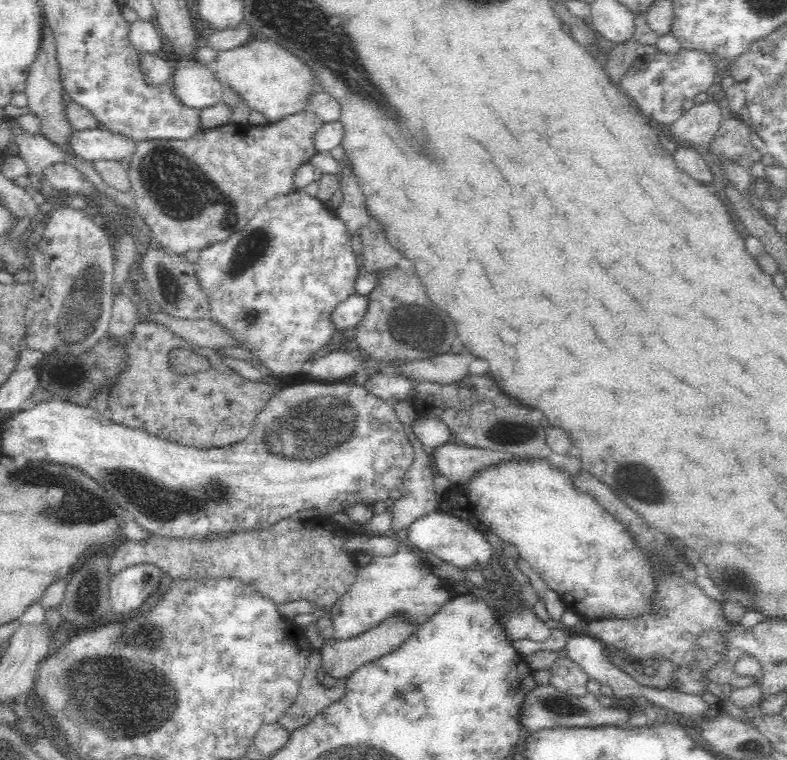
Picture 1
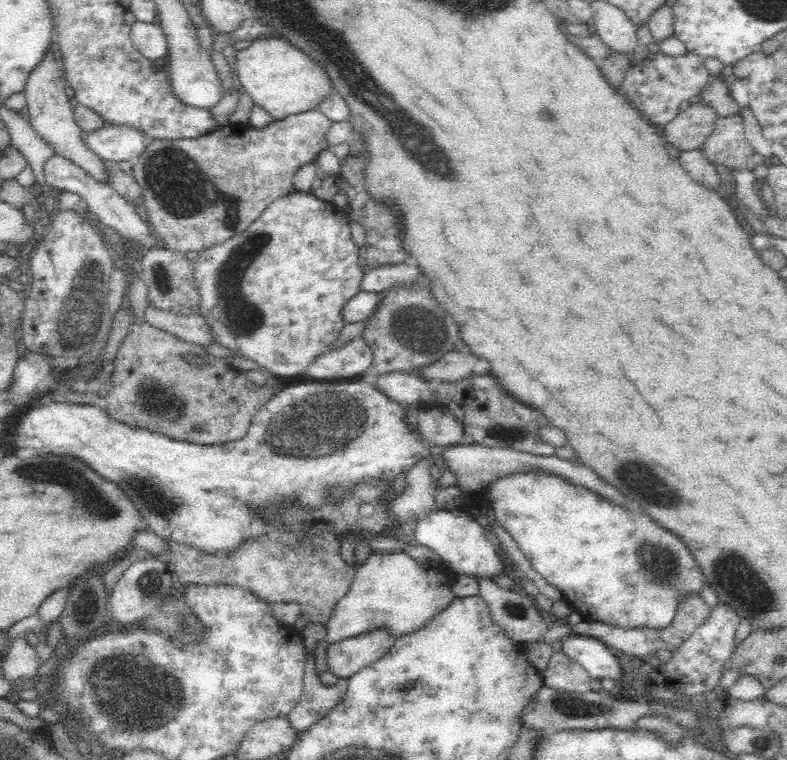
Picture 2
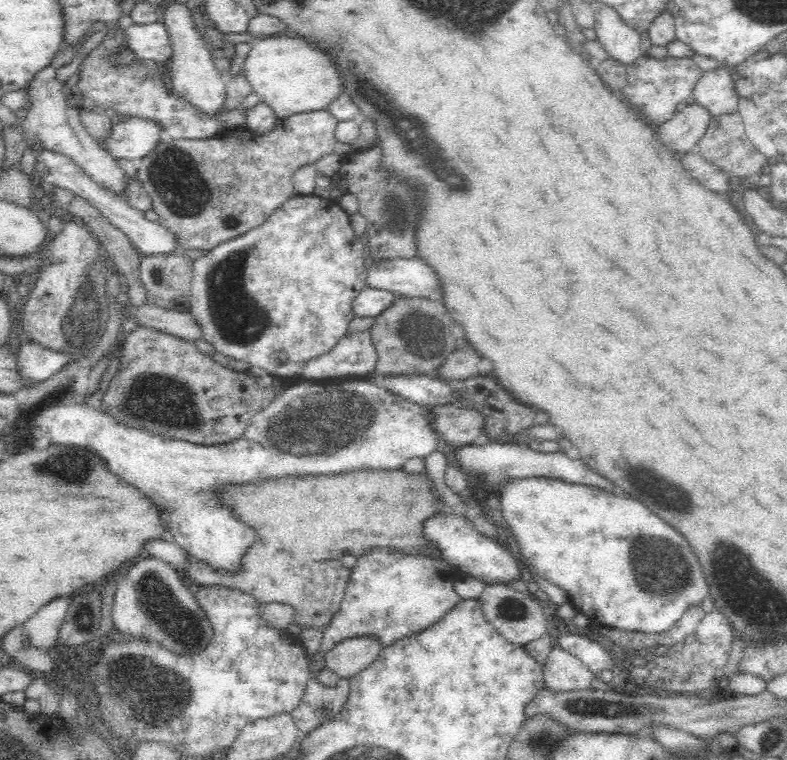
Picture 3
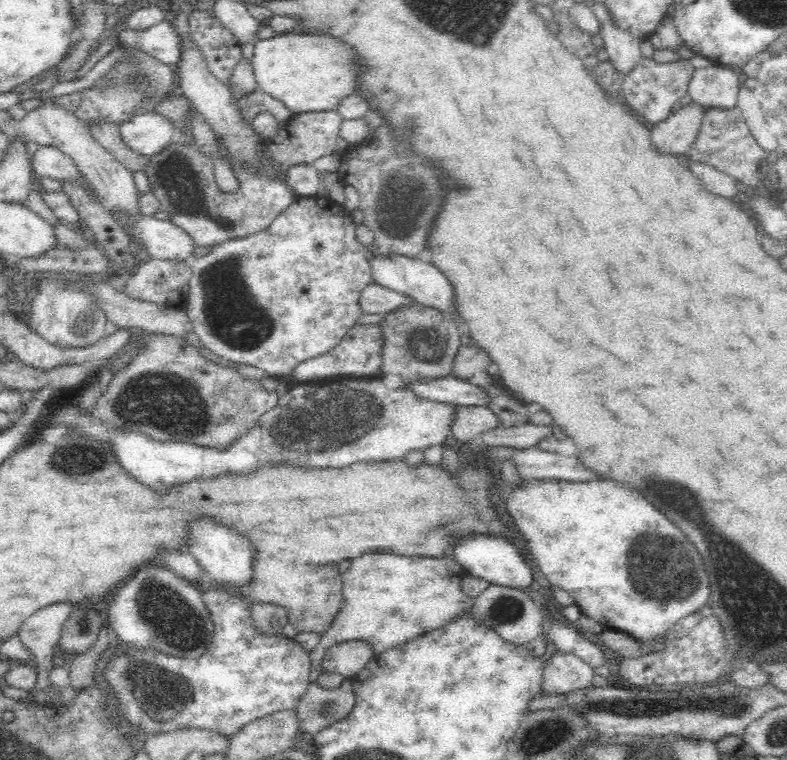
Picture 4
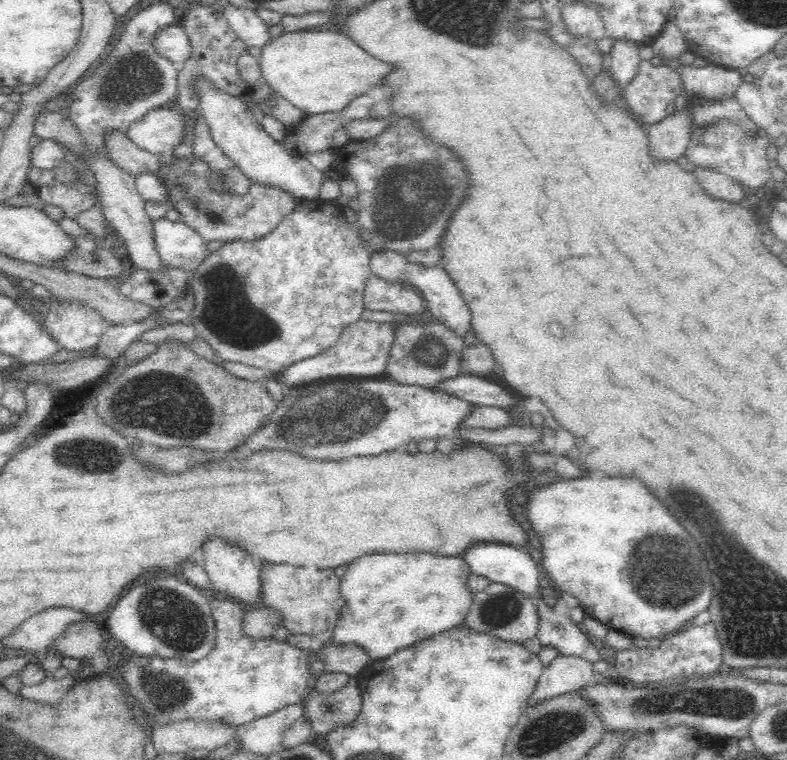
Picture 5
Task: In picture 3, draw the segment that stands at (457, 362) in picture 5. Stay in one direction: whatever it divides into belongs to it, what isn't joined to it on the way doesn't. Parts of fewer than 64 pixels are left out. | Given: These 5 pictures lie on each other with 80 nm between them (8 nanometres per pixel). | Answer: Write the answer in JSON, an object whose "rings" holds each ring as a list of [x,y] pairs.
{"rings":[[[399,296],[399,298],[401,300],[397,304],[392,305],[375,317],[375,321],[370,328],[379,357],[375,372],[390,377],[435,376],[446,366],[450,354],[457,350],[458,338],[454,335],[453,329],[455,320],[442,301],[408,299],[405,296]]]}

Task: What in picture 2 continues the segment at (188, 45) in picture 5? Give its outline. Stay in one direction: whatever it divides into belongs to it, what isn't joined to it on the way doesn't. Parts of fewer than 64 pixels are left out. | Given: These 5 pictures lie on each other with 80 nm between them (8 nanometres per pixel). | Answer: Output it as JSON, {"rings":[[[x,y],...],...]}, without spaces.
{"rings":[[[136,21],[130,26],[130,40],[134,48],[152,62],[162,63],[168,54],[168,43],[160,22],[145,23]]]}

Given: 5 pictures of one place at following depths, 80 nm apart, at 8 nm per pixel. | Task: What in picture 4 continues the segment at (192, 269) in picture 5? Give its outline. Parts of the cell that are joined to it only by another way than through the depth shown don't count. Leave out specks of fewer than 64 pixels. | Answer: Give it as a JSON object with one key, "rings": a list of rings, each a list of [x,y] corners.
{"rings":[[[152,216],[142,217],[139,220],[139,234],[145,240],[145,245],[154,259],[176,261],[188,265],[195,260],[196,247],[198,247],[196,239],[189,232],[186,232],[185,228],[170,219],[158,220]]]}

